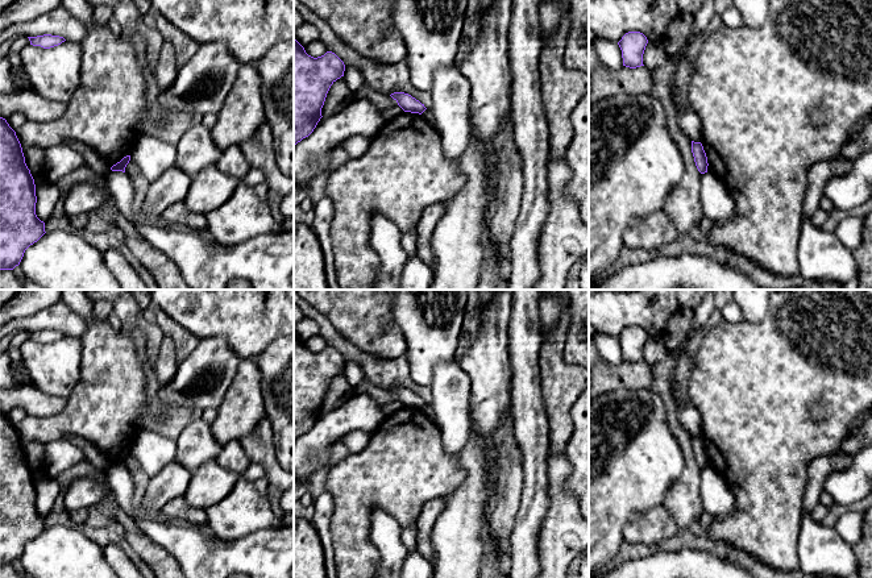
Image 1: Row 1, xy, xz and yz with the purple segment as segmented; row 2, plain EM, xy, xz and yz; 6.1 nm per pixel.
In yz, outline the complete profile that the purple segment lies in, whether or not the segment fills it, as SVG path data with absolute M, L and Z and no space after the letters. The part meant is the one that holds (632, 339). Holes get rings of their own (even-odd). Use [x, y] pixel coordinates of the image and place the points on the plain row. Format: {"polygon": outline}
{"polygon": "M628 327L618 337L622 345L623 361L636 363L643 359L643 349L648 338L647 332L640 327Z"}

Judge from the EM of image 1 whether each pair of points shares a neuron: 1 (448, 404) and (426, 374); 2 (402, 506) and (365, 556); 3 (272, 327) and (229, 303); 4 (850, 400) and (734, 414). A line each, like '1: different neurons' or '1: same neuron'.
1: different neurons
2: same neuron
3: same neuron
4: same neuron

